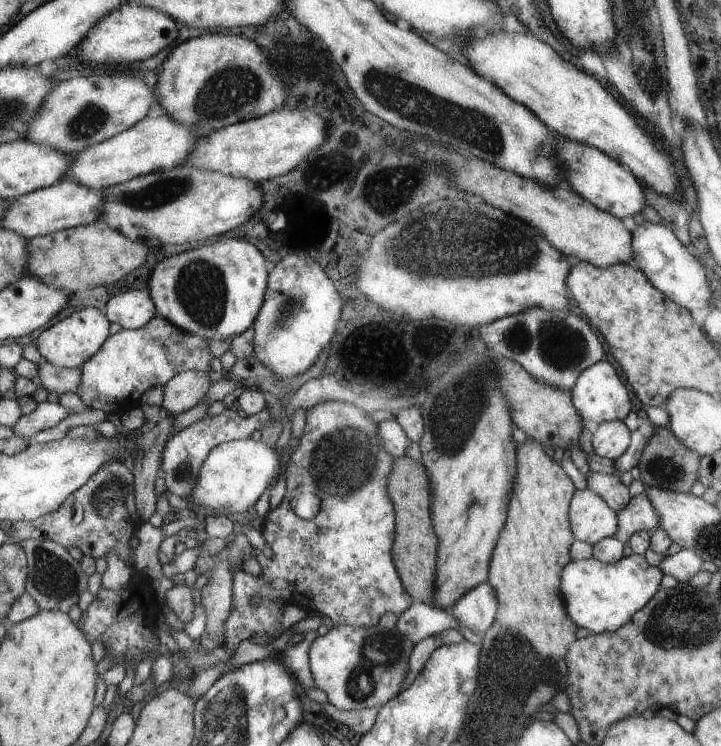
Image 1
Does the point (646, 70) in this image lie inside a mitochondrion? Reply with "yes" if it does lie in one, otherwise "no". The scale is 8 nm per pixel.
yes

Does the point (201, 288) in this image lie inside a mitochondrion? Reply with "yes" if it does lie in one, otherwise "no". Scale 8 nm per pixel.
yes

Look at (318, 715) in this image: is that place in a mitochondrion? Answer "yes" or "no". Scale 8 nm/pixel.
no

